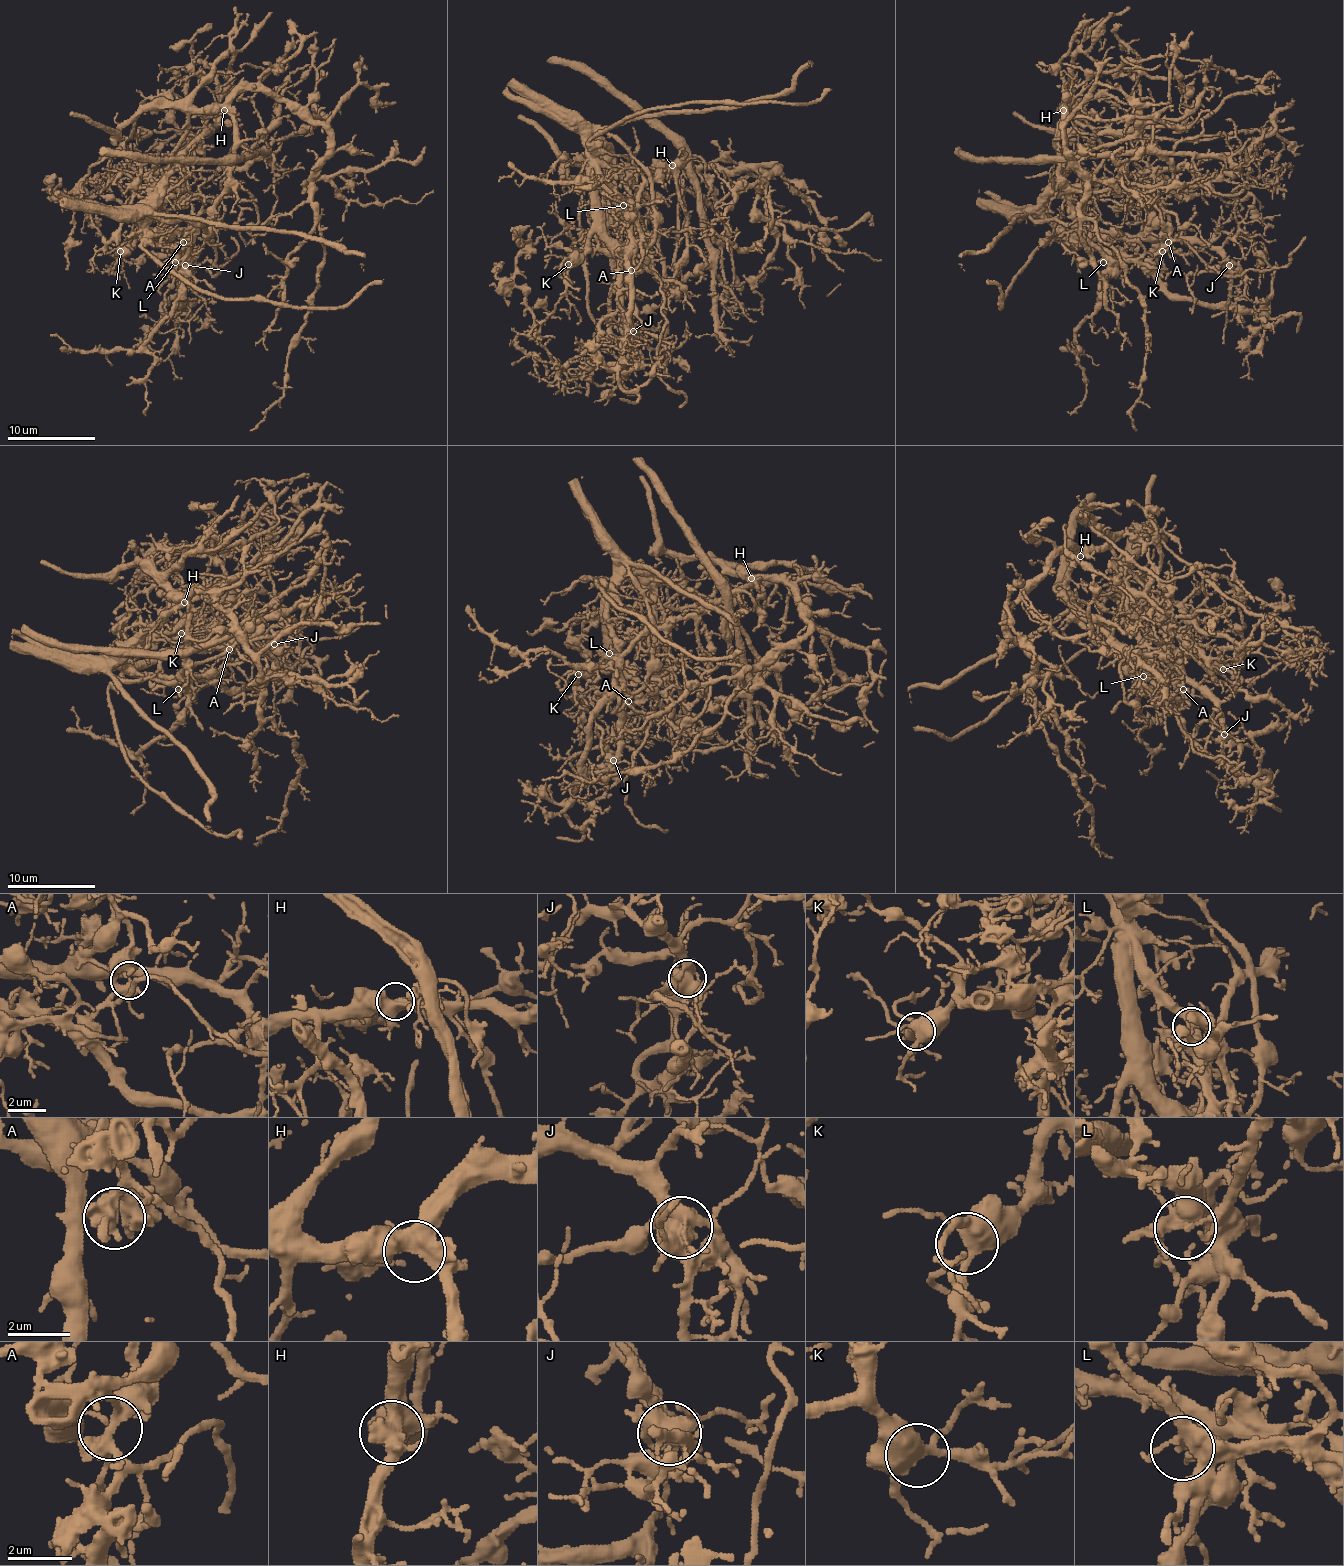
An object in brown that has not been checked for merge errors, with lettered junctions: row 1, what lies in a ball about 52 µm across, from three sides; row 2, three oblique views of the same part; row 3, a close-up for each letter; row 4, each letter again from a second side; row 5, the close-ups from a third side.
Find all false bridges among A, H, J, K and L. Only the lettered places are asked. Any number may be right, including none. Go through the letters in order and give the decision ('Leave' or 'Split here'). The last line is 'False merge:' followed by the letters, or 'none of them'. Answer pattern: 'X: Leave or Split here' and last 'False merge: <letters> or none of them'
A: Split here
H: Leave
J: Split here
K: Leave
L: Split here
False merge: A, J, L

